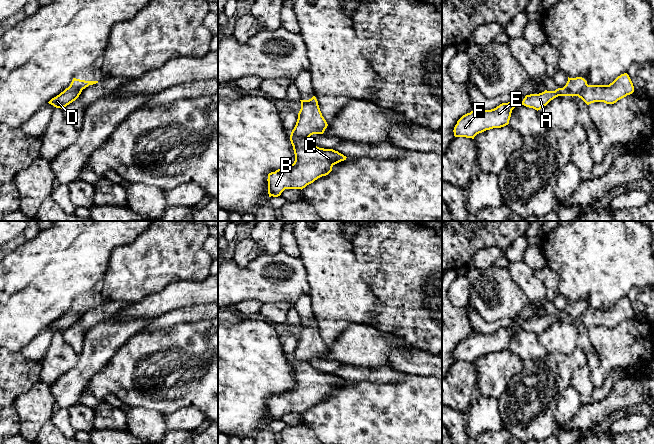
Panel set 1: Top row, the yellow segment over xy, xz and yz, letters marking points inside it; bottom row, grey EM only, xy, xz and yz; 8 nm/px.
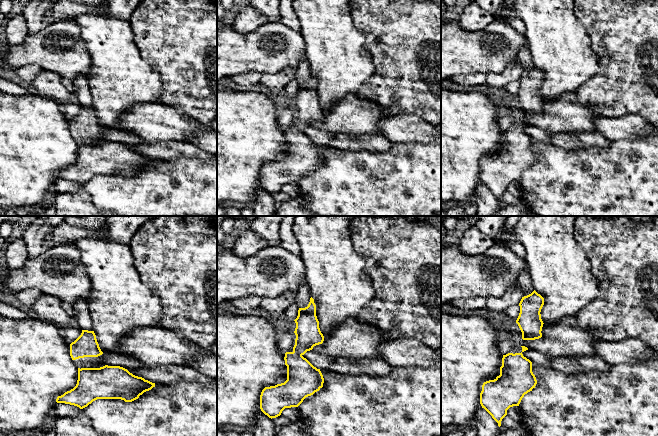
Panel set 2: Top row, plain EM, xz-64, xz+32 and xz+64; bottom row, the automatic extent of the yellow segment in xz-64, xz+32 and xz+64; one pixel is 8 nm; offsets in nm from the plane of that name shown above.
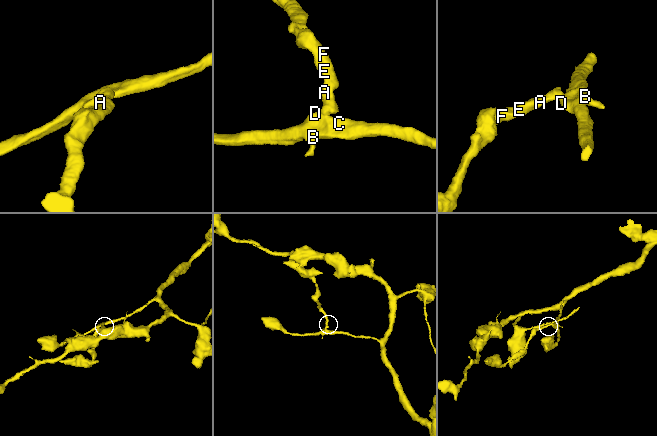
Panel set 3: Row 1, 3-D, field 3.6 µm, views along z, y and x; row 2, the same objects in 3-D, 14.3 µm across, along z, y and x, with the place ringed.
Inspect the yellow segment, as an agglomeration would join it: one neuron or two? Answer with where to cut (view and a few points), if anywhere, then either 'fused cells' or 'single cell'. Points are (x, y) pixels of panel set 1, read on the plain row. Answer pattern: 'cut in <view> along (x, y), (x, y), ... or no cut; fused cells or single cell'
cut in xz along (291, 356), (307, 364); fused cells

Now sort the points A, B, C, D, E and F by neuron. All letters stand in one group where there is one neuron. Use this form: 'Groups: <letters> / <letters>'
Groups: A E F / B C D

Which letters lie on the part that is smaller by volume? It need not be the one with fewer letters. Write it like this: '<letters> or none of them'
A, E, F

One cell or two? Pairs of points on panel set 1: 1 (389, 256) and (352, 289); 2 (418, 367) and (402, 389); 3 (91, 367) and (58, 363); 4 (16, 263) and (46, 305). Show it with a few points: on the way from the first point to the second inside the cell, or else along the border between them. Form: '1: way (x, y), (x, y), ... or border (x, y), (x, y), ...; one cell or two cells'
1: border (355, 257), (364, 267), (362, 278), (377, 299); two cells
2: border (406, 373), (431, 376); two cells
3: border (80, 356), (75, 365); two cells
4: way (26, 273), (32, 279), (32, 291), (36, 295); one cell

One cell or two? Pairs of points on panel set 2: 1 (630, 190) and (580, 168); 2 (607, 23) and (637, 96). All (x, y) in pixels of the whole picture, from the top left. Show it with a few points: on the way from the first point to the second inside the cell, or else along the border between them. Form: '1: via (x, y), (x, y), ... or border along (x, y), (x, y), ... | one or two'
1: via (618, 190), (602, 190), (592, 180) | one
2: via (625, 41), (634, 50), (637, 58), (637, 78) | one

